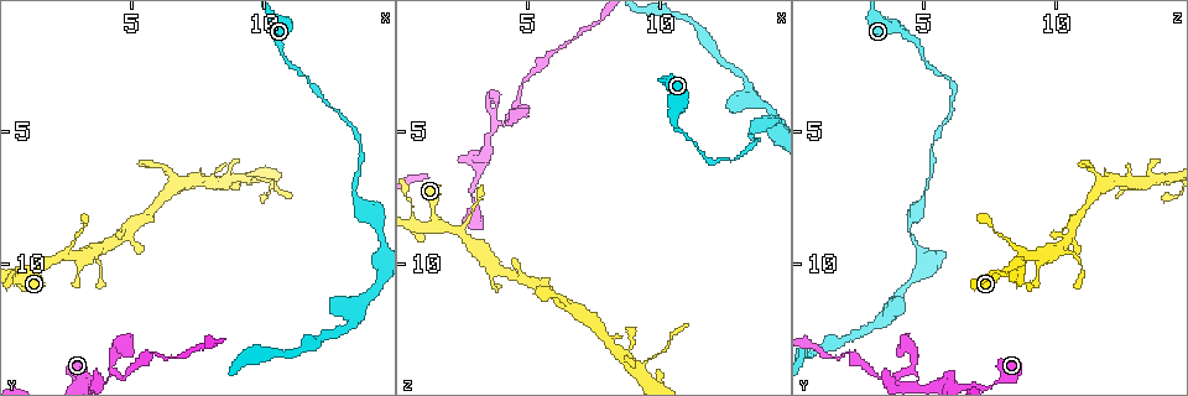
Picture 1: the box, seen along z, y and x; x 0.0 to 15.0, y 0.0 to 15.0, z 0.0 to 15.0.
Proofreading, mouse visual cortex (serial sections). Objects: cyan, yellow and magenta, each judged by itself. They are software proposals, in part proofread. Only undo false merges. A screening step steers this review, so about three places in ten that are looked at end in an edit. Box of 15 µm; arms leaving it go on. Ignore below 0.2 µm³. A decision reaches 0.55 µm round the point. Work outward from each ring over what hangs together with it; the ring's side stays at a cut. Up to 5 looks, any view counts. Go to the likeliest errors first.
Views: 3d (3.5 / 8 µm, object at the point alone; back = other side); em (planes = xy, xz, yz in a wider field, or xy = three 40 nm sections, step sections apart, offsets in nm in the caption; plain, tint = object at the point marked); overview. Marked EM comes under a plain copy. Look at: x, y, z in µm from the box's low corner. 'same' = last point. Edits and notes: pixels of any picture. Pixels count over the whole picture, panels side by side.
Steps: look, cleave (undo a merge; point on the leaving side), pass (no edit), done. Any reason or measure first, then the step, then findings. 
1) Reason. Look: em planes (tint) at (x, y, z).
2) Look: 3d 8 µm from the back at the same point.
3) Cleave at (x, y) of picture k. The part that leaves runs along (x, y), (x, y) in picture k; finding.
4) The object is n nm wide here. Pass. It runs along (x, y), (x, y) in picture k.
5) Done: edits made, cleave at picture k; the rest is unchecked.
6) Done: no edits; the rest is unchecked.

A narrow waist. Look: 3d 3.5 µm at (4.3, 14.1, 4.6).

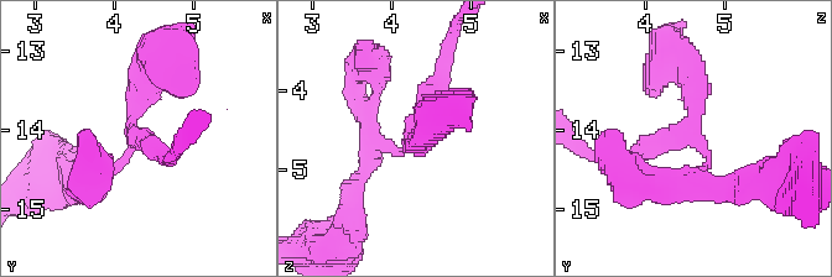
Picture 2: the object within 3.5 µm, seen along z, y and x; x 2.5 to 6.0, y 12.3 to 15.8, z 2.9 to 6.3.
Look: em xy step 2 (tint) at (4.25, 14.10, 4.55).

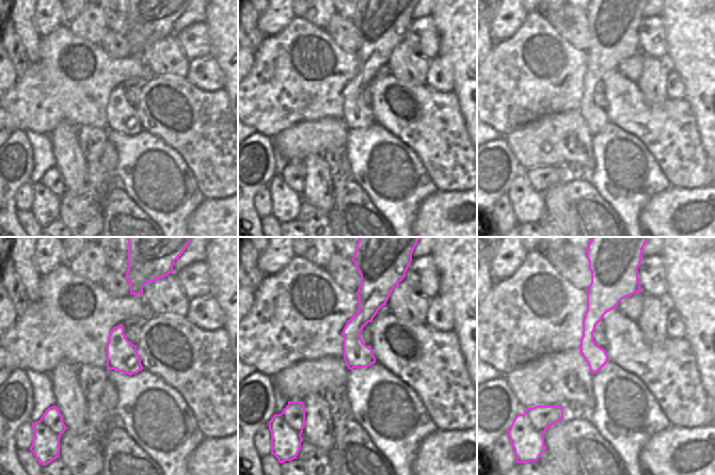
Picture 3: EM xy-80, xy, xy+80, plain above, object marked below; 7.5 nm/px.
3 arms meet here. Pass. It runs along (606, 287), (588, 327), (593, 369) in picture 3; all the same cell.

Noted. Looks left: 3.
Narrows sharply. Look: 3d 3.5 µm at (14.4, 8.9, 4.5).

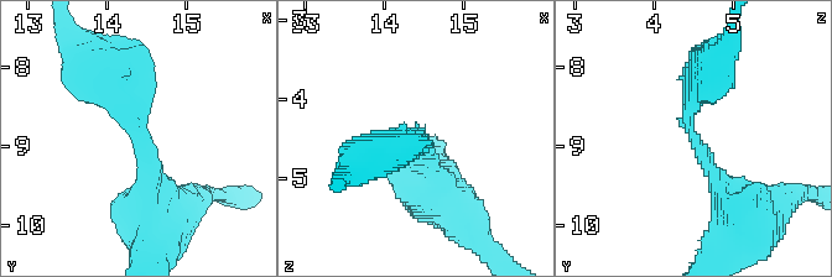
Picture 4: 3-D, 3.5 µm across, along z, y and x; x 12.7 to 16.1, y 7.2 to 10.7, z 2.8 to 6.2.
The arms are 250, 500 nm wide. Look: em xy step 3 (tint) at (14.40, 8.85, 4.50).

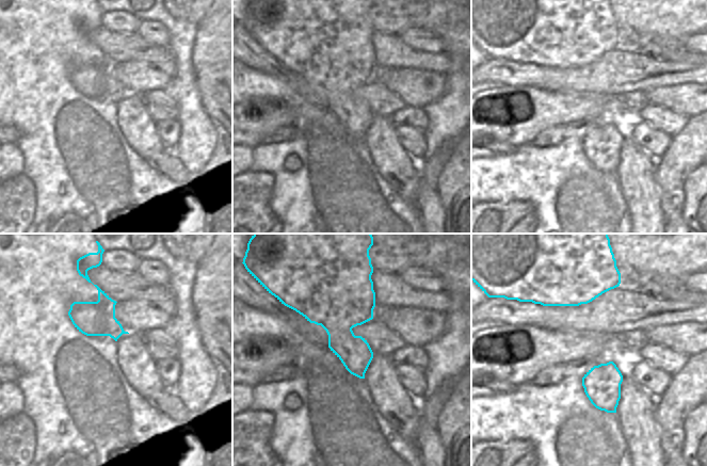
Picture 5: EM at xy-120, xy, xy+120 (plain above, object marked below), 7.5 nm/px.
Cut it another way. Look: em xy step 1 (tint) at the same point.

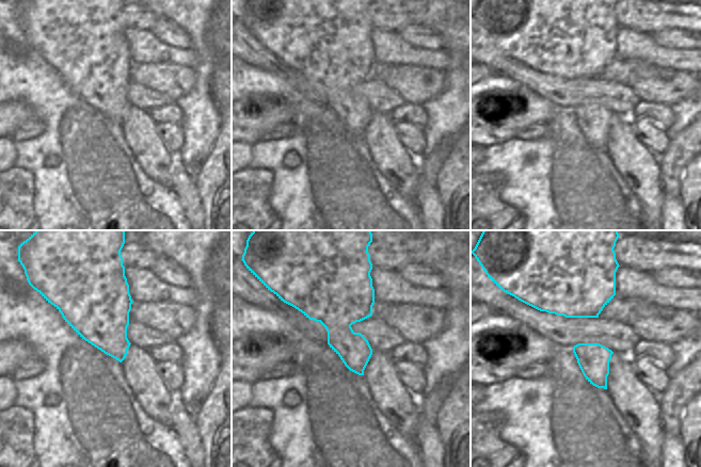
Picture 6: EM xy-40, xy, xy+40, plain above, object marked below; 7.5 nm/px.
The object is 240 nm wide here. Pass. It runs along (94, 66), (136, 108), (151, 199) in picture 4; one cell here.

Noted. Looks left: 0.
Done: no edits; the rest is unchecked.

